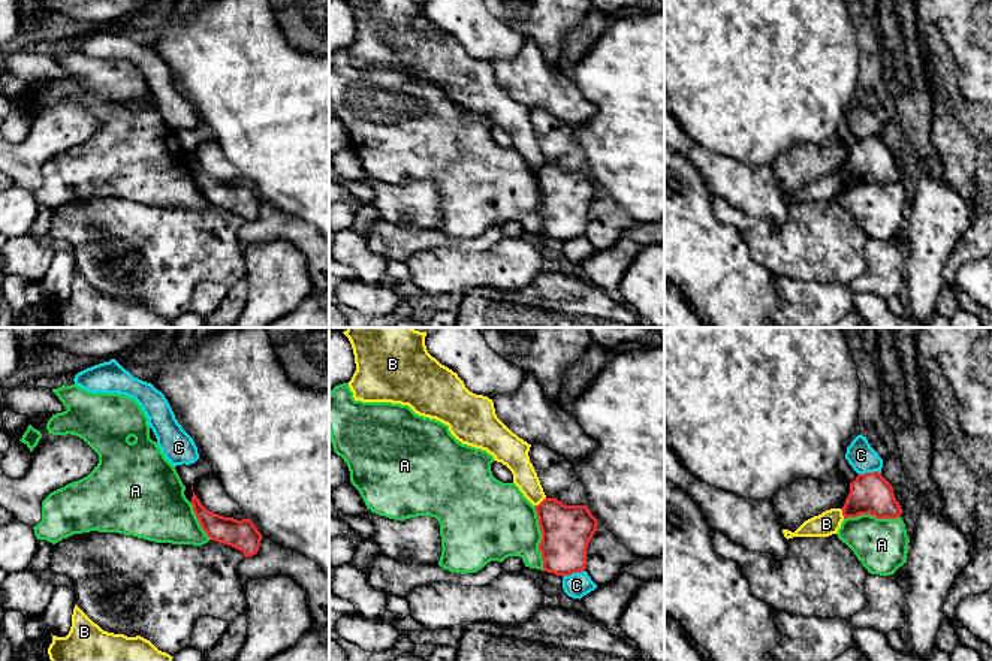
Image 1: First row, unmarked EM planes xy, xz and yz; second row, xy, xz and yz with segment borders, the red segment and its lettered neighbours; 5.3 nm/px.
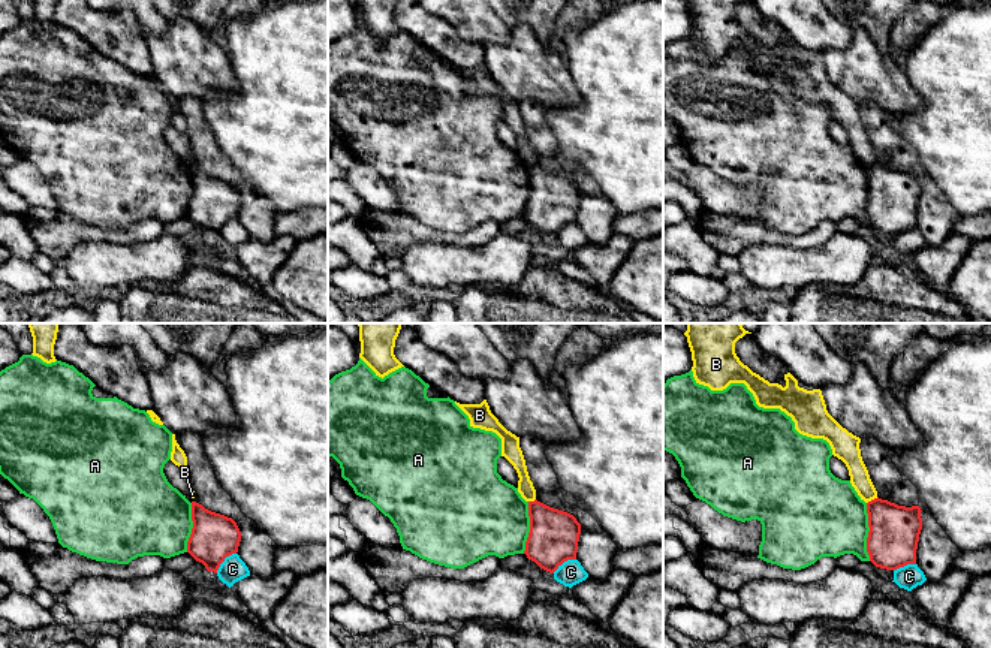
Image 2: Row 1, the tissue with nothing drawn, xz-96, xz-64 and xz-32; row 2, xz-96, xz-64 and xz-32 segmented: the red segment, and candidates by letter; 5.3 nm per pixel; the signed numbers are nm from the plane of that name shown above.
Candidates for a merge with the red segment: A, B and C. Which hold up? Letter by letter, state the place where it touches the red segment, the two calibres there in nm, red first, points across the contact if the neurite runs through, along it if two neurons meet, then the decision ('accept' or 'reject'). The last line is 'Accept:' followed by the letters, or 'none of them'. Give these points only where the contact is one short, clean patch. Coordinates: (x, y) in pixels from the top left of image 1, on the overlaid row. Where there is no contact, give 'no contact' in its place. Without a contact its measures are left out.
A: xz (542, 539) | 280/380 nm | reject
B: xz (542, 501) | 280/130 nm | along xz (545, 497), (536, 506) | reject
C: xz (573, 572) | 280/140 nm | reject
Accept: none of them

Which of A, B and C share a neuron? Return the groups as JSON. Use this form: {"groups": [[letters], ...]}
{"groups": [["A"], ["B"], ["C"]]}

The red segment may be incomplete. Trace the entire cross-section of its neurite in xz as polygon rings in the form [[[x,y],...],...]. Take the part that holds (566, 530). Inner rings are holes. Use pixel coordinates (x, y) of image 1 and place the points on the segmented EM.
[[[545,498],[536,511],[543,571],[563,577],[585,571],[587,549],[598,525],[588,505],[566,505],[557,498]]]

